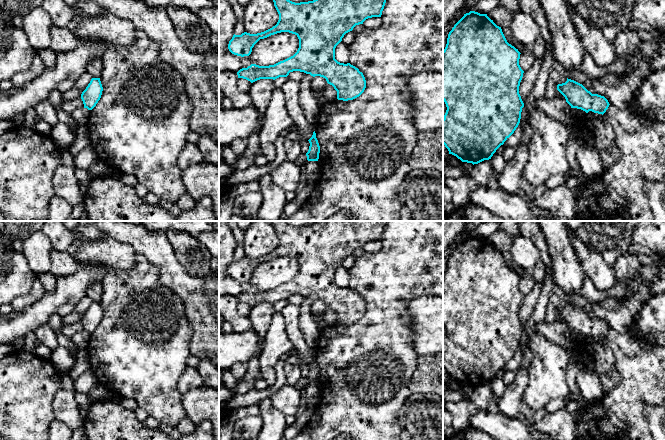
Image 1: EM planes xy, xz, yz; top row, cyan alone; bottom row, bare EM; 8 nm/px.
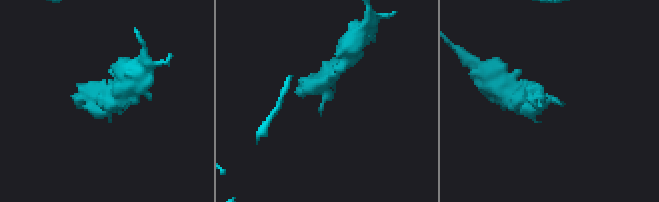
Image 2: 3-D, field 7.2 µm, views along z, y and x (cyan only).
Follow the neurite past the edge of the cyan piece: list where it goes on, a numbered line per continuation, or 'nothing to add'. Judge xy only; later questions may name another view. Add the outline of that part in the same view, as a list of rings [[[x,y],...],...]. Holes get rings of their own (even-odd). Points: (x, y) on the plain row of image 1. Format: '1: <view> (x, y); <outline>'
nothing to add

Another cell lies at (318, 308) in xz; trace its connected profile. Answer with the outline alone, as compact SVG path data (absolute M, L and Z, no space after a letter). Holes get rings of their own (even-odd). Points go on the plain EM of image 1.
M315 300L313 301L311 306L311 312L313 315L322 316L326 312L327 308L328 307L325 302L320 300Z

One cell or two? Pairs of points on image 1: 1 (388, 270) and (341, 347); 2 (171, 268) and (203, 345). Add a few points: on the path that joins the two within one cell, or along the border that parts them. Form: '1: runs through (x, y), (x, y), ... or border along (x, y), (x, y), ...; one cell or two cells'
1: runs through (387, 289), (387, 302), (360, 329); one cell
2: runs through (186, 287), (204, 305), (204, 326); one cell

